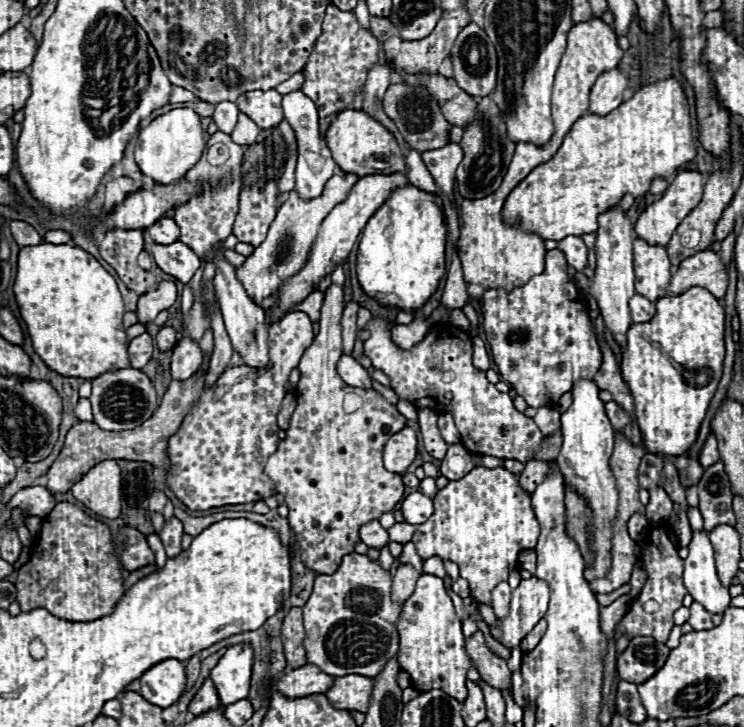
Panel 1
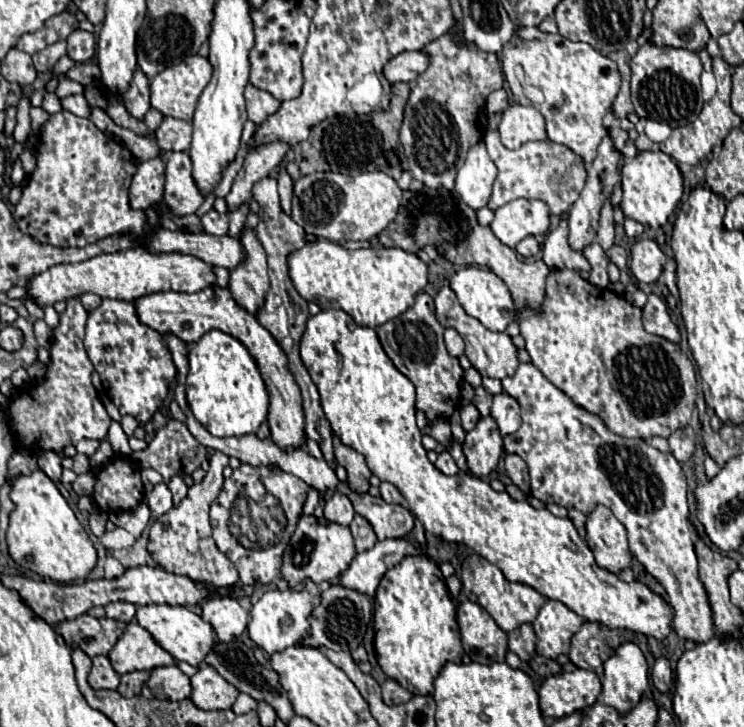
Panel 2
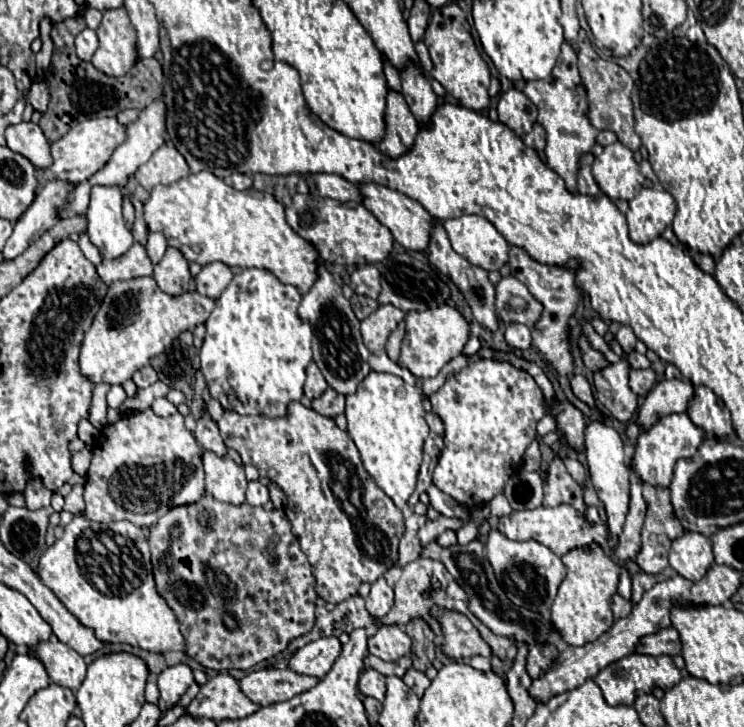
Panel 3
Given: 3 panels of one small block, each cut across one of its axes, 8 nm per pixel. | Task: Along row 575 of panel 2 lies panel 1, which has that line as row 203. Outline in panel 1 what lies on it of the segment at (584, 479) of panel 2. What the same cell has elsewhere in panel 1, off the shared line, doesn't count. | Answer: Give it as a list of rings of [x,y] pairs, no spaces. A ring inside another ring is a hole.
[[[682,170],[676,174],[676,178],[672,180],[672,184],[668,186],[668,190],[664,192],[664,196],[656,202],[652,202],[638,218],[634,232],[636,238],[644,240],[646,244],[652,246],[666,246],[670,242],[670,236],[674,234],[674,228],[698,206],[700,198],[702,198],[702,190],[704,190],[704,176],[698,172],[688,172]]]

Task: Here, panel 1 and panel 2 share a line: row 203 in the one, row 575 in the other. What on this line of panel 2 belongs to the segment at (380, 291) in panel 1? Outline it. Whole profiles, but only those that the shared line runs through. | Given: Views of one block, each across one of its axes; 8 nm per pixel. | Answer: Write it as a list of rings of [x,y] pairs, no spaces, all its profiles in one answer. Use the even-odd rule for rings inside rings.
[[[408,556],[382,578],[374,598],[374,646],[386,676],[416,696],[434,692],[434,678],[446,662],[462,662],[456,608],[450,600],[444,576],[428,556]]]

